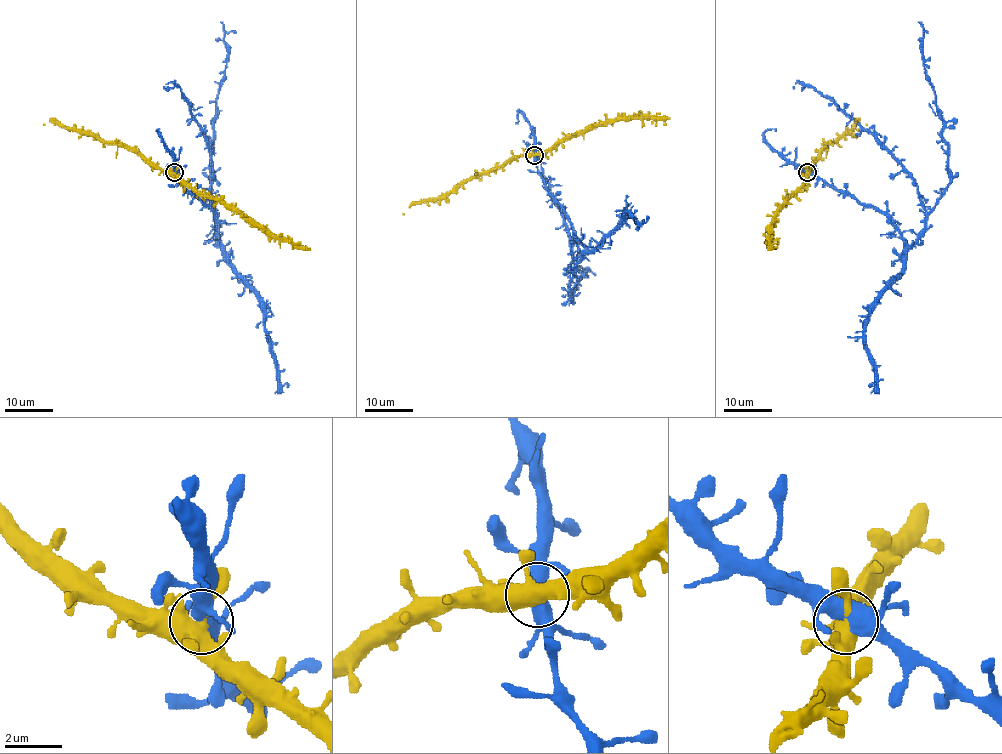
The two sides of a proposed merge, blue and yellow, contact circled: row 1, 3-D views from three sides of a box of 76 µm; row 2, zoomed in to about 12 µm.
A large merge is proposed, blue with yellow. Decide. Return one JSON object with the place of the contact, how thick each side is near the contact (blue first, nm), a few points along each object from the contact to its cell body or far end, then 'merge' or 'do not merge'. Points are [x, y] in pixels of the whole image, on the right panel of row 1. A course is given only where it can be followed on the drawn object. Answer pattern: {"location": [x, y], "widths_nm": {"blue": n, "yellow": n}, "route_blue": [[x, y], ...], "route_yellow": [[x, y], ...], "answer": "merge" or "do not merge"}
{"location": [807, 172], "widths_nm": {"blue": 460, "yellow": 420}, "route_blue": [[808, 172], [882, 211], [901, 232], [917, 234], [925, 226], [950, 169], [918, 22]], "route_yellow": [[808, 172], [806, 180], [774, 215], [771, 250]], "answer": "do not merge"}

